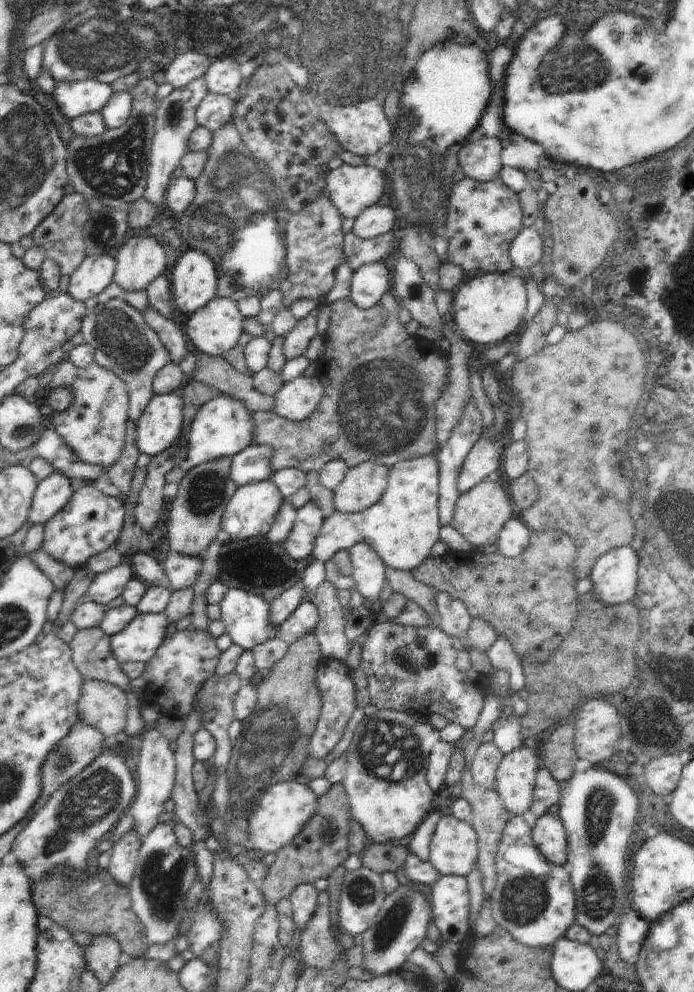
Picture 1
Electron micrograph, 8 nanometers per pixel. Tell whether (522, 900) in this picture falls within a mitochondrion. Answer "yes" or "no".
yes

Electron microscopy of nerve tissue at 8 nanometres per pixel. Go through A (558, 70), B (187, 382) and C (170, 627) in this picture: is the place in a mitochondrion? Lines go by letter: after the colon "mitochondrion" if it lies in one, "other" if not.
A: mitochondrion
B: other
C: other

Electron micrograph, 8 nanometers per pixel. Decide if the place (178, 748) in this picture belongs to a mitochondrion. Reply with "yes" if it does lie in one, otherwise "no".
no

